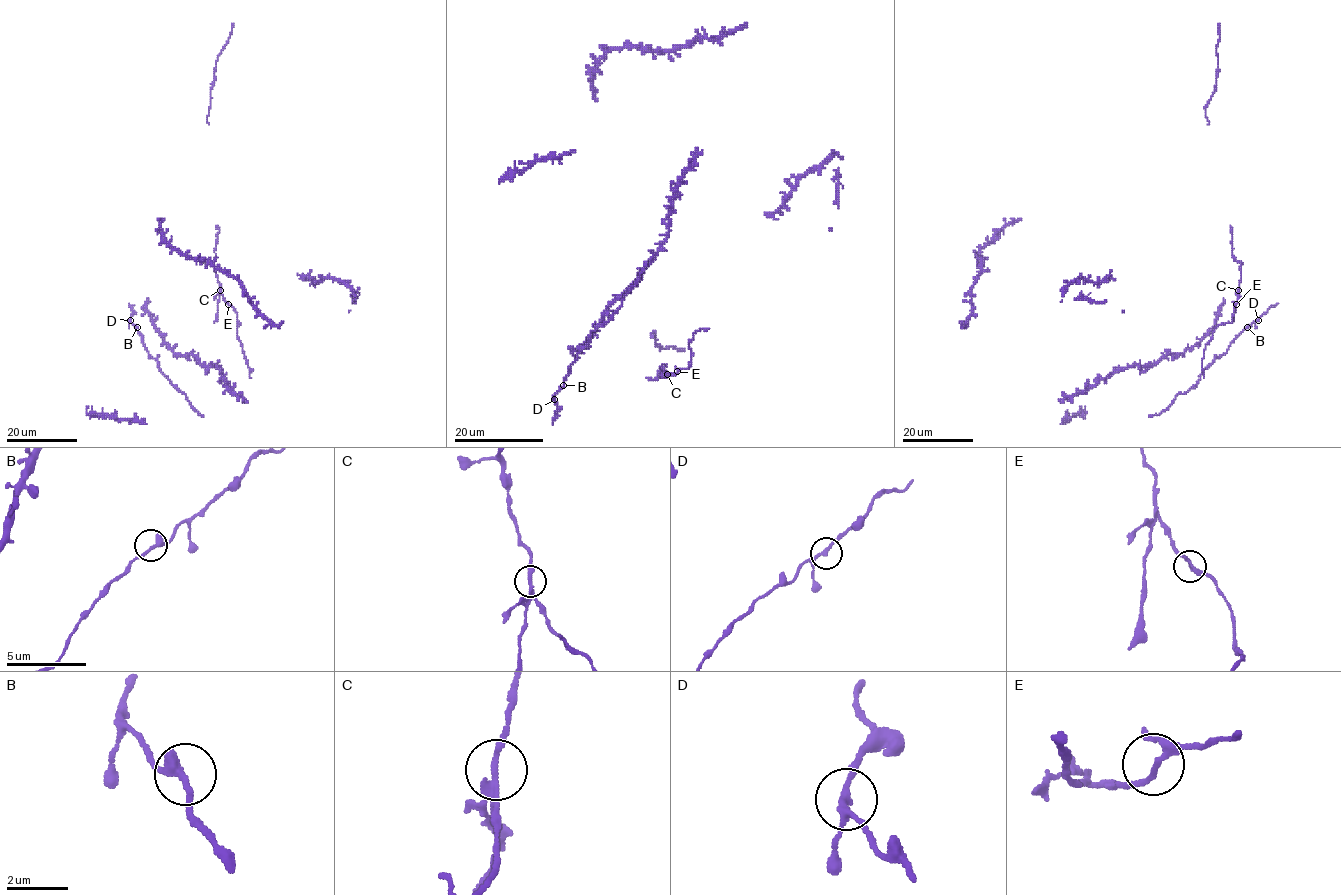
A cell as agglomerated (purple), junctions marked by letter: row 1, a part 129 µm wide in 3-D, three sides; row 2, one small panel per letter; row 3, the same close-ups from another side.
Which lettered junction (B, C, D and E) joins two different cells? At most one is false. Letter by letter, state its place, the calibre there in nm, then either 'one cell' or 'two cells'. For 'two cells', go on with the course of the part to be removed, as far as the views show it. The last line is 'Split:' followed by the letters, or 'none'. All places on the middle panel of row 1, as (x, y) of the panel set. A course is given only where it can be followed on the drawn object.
B: at (563, 385); 190 nm thick; one cell
C: at (667, 374); 170 nm thick; two cells
D: at (554, 399); 180 nm thick; one cell
E: at (677, 371); 200 nm thick; one cell
Split: C

